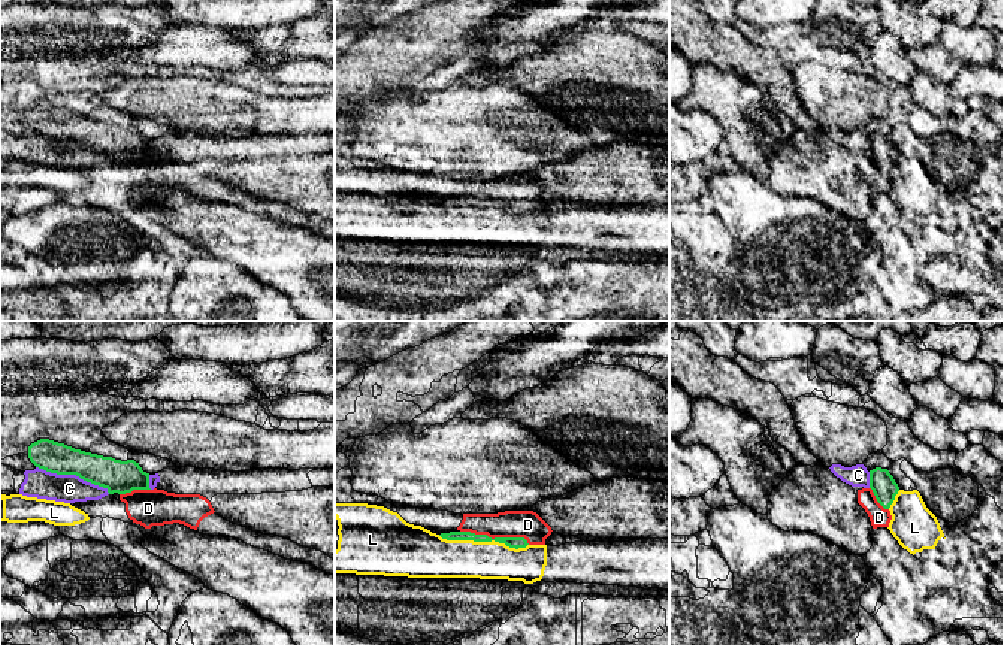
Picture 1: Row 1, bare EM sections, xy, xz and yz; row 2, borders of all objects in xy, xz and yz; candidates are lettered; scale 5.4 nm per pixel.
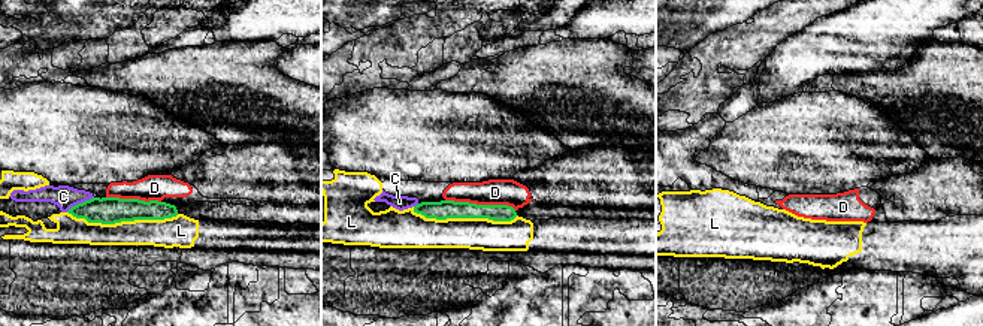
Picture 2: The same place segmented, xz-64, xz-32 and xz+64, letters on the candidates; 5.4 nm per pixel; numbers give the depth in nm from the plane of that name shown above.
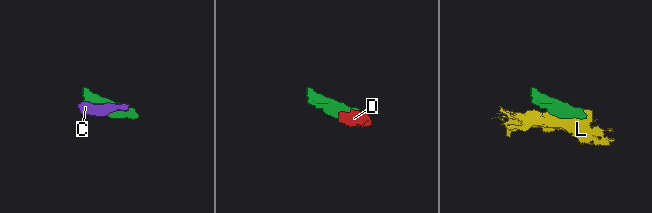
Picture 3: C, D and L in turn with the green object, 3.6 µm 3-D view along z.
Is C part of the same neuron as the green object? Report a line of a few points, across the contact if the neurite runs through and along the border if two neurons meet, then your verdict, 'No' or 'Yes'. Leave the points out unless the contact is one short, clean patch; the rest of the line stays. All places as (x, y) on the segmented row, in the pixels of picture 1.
No

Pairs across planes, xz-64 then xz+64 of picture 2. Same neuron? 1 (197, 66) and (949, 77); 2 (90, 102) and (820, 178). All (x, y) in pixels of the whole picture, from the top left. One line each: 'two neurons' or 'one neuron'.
1: one neuron
2: one neuron

